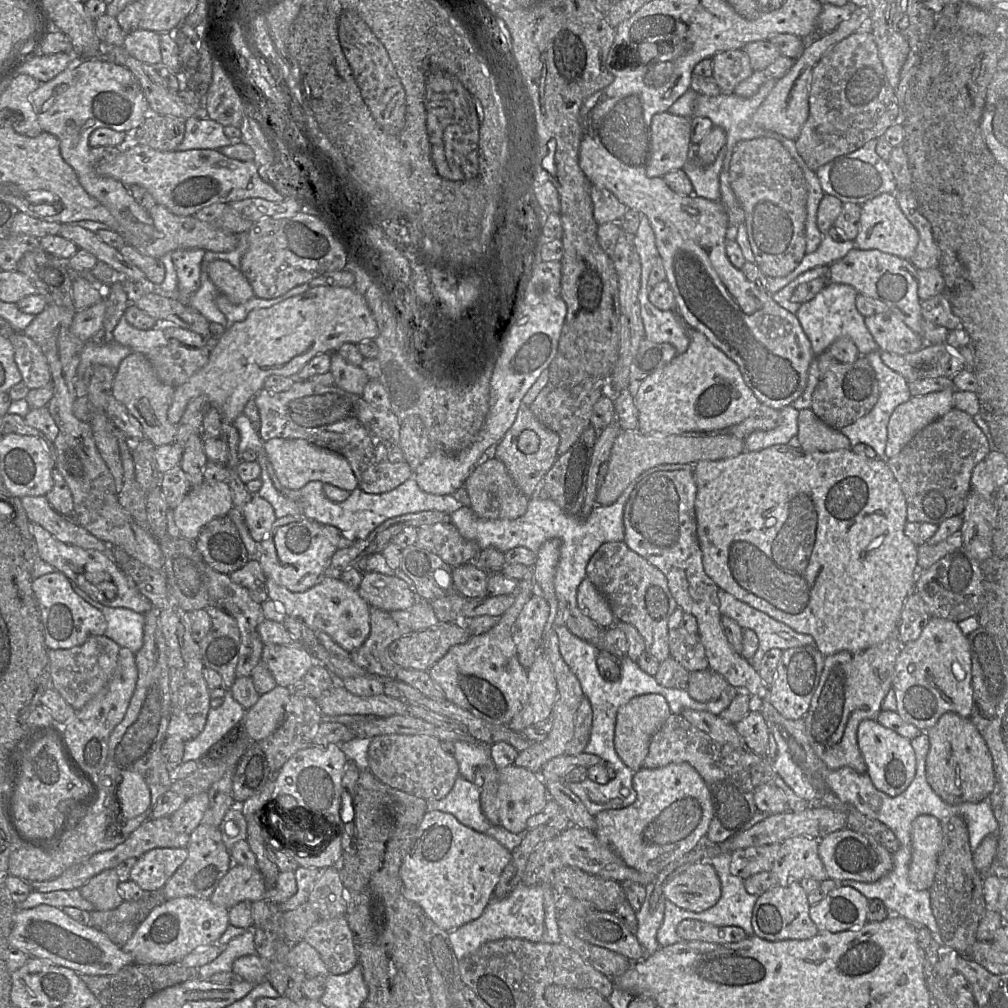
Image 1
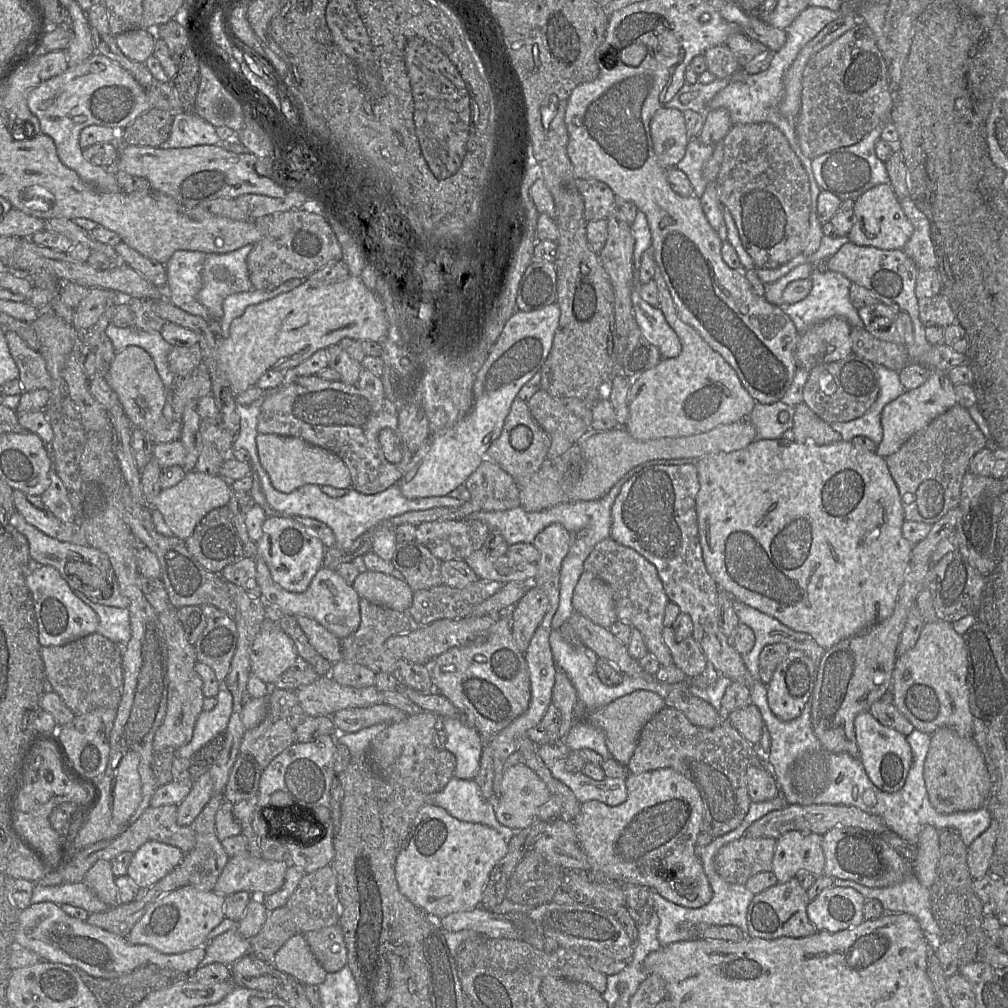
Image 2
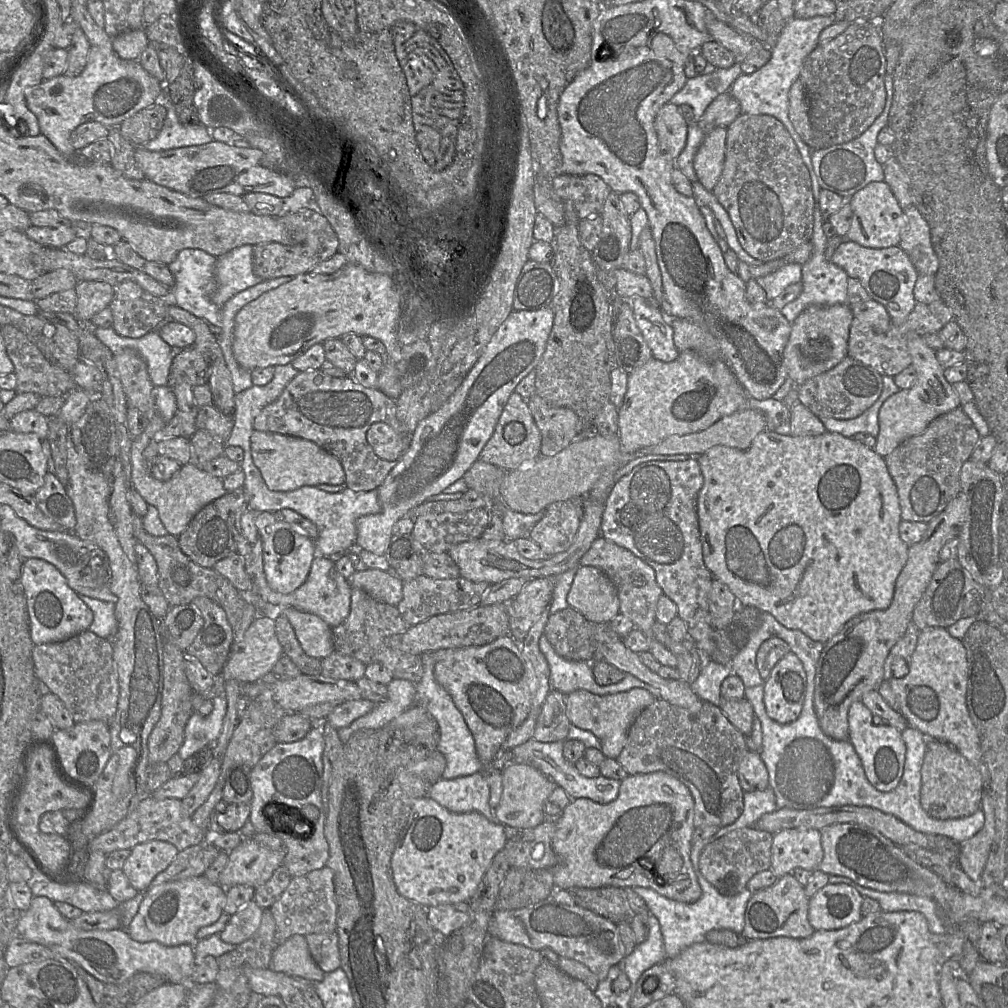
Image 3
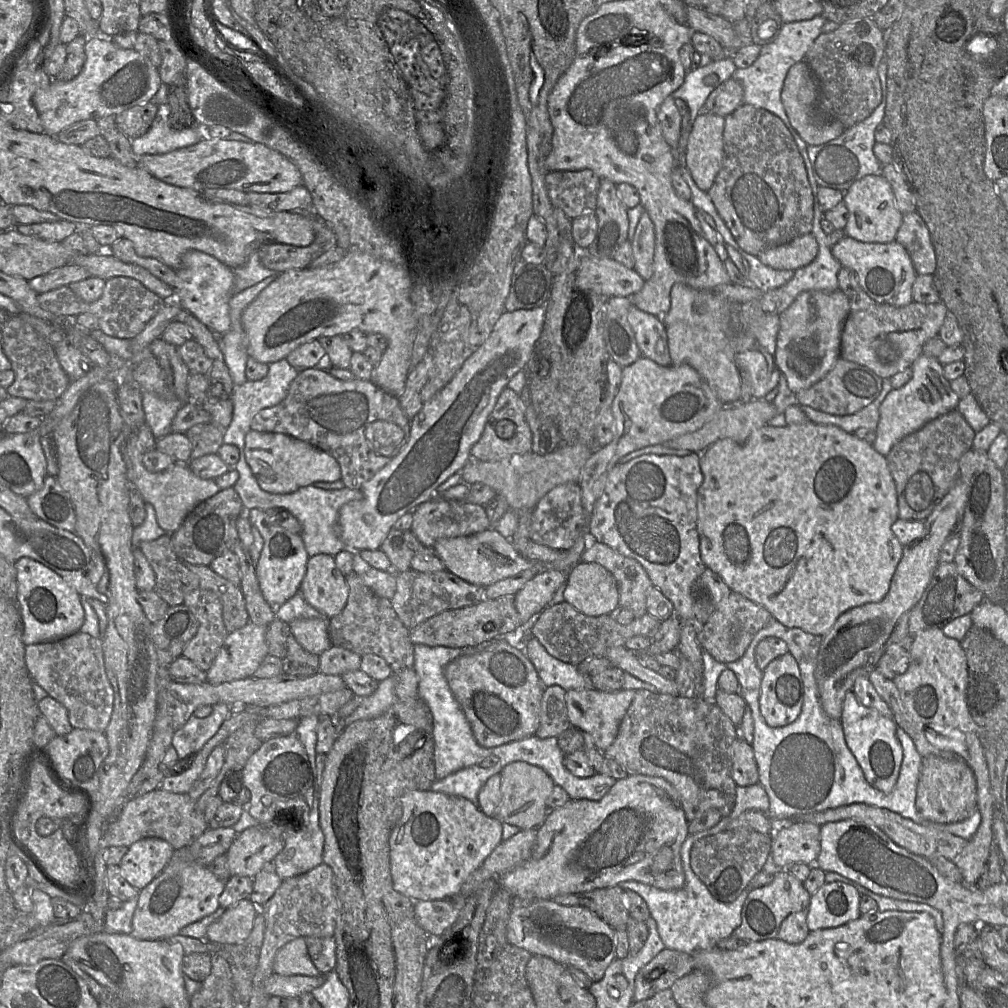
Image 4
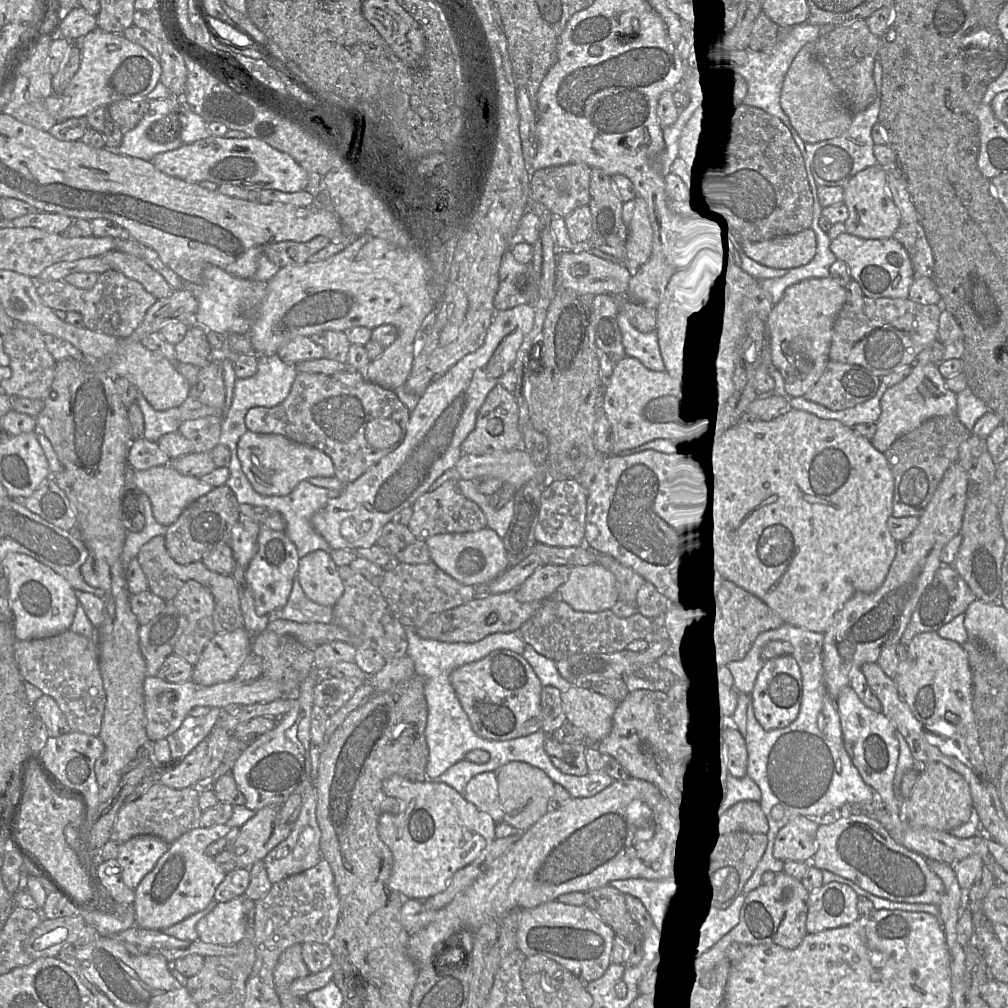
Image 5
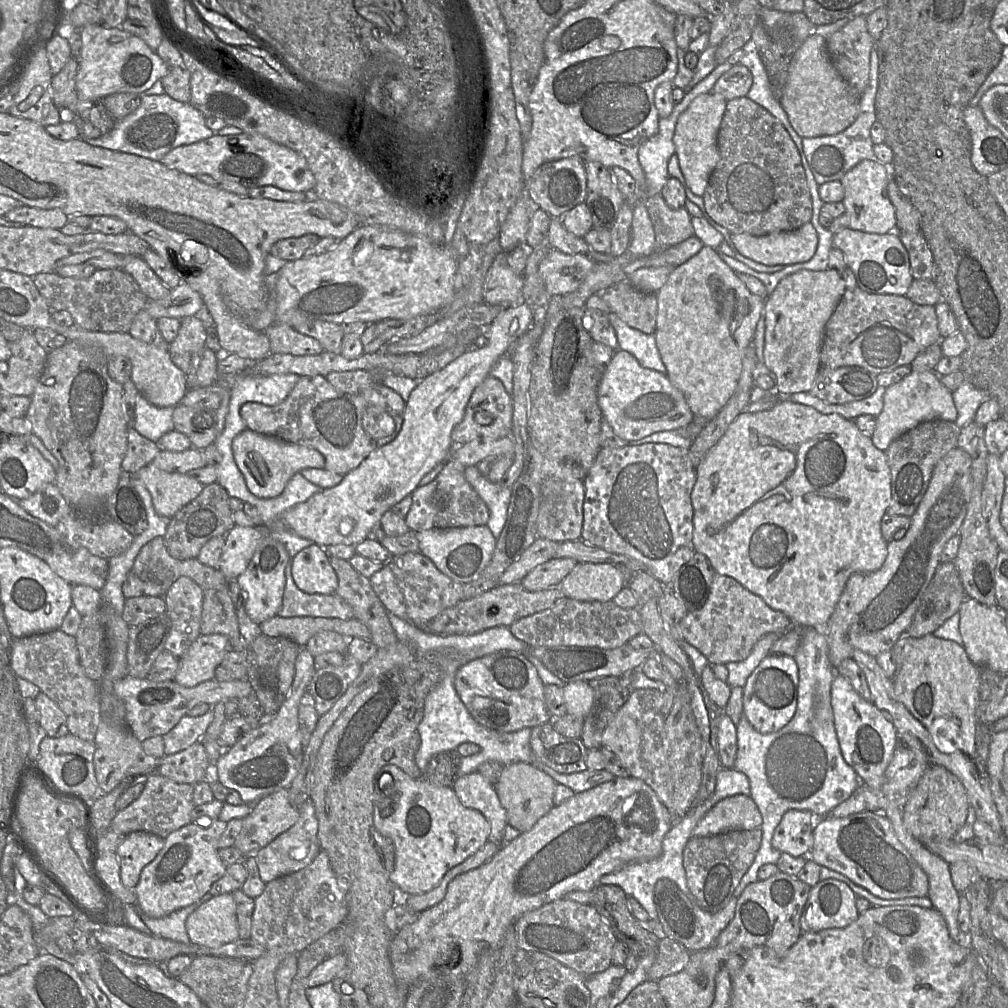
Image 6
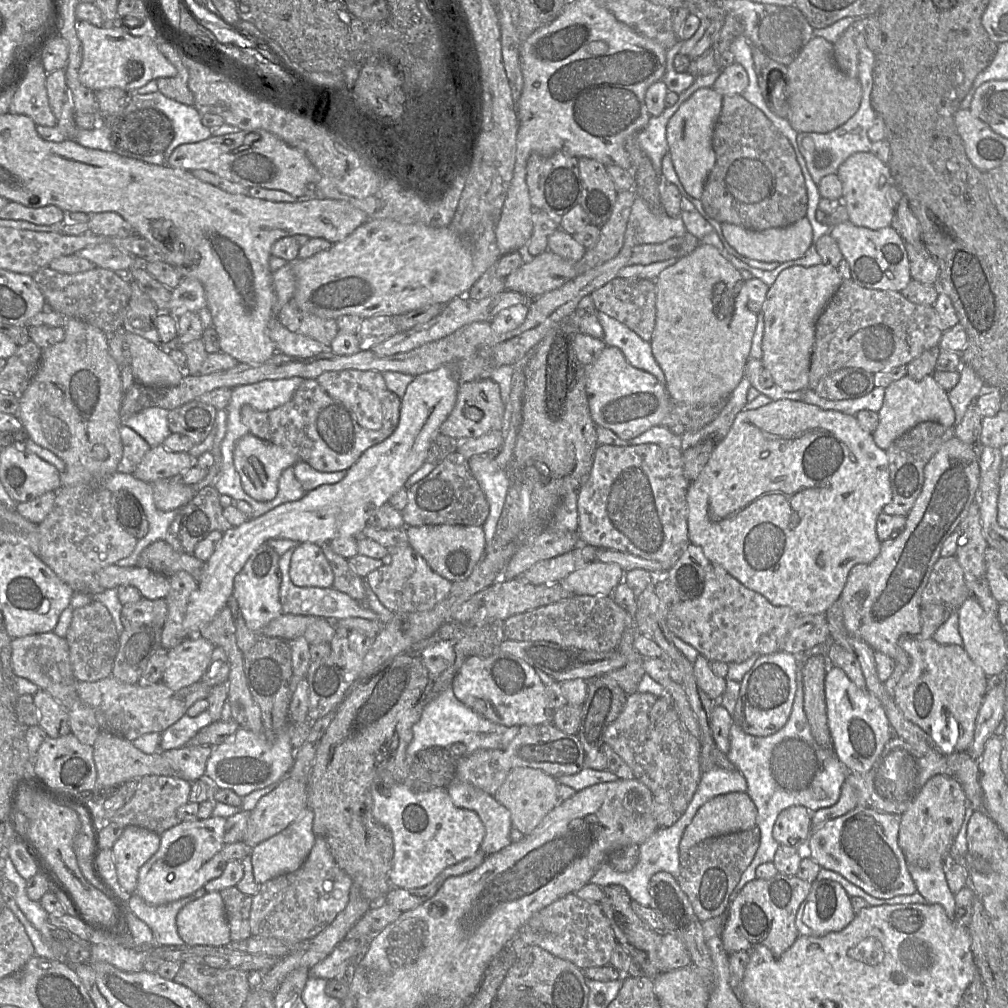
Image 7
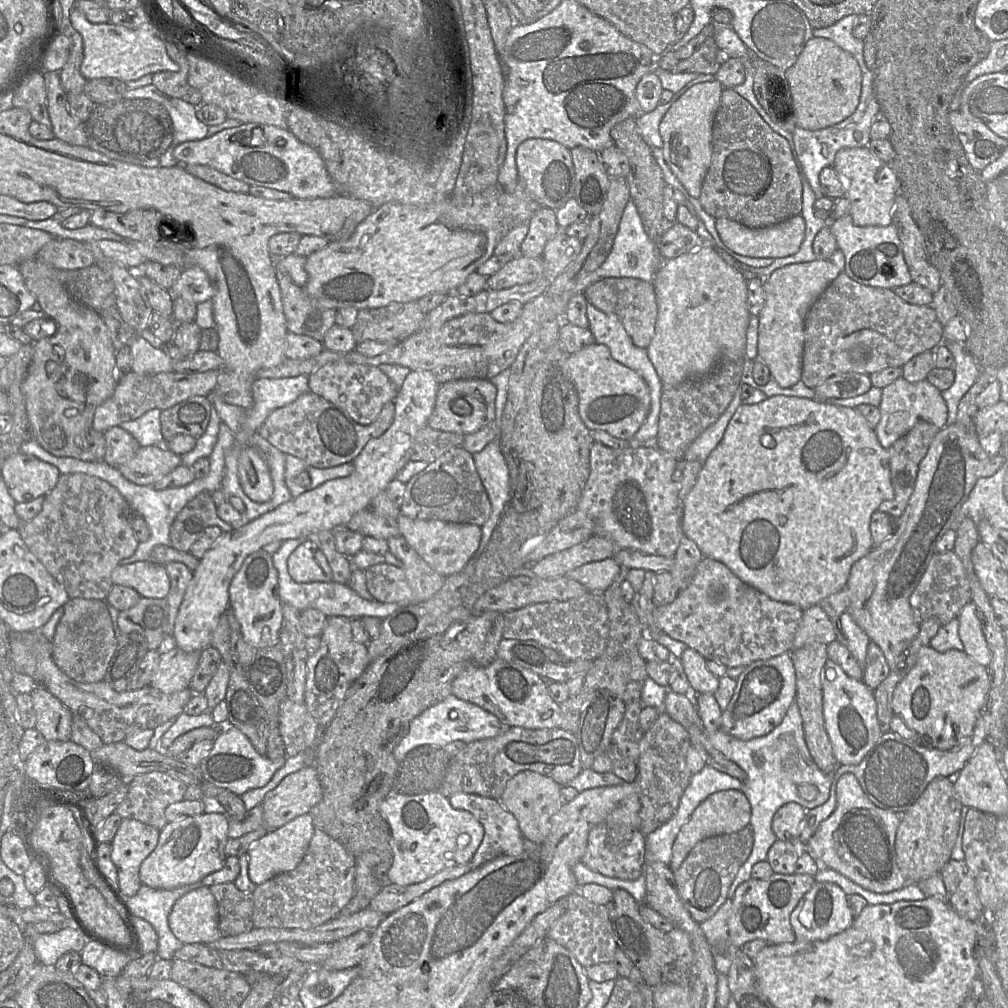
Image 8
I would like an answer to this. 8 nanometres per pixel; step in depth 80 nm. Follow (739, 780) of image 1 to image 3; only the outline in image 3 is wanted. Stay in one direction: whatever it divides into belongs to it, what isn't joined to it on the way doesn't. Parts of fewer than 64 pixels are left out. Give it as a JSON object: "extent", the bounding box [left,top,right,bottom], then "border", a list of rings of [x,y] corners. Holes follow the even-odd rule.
{"extent":[616,698,749,827],"border":[[[656,698],[655,701],[643,709],[634,722],[632,723],[631,727],[629,728],[627,740],[625,746],[619,756],[616,758],[617,762],[627,771],[629,775],[636,775],[636,774],[646,774],[646,773],[653,773],[653,772],[664,772],[669,774],[679,781],[681,781],[690,791],[693,800],[694,800],[694,826],[715,826],[715,827],[724,827],[727,825],[732,824],[735,822],[739,816],[742,814],[744,810],[744,791],[739,783],[738,778],[738,767],[741,759],[749,749],[748,747],[748,738],[744,736],[739,730],[737,730],[733,724],[728,720],[725,716],[723,711],[720,707],[709,703],[703,702],[701,710],[697,714],[692,714],[687,709],[682,707],[670,704],[669,702],[661,699]]]}

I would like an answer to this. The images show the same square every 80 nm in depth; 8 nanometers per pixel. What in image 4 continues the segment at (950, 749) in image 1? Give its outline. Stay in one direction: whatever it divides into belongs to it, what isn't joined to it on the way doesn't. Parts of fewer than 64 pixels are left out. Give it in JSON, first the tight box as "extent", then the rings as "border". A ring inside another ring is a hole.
{"extent":[916,757,977,824],"border":[[[959,757],[923,758],[916,791],[916,809],[926,820],[939,824],[961,822],[977,810],[976,779],[973,770]]]}

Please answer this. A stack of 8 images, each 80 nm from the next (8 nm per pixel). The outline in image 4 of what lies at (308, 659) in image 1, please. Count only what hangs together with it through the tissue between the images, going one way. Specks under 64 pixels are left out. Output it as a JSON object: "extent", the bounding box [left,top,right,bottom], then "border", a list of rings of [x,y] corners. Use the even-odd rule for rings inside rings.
{"extent":[206,622,269,684],"border":[[[248,622],[242,628],[229,633],[212,666],[206,671],[207,682],[222,684],[253,677],[263,659],[269,655],[265,638],[266,631],[267,627]]]}

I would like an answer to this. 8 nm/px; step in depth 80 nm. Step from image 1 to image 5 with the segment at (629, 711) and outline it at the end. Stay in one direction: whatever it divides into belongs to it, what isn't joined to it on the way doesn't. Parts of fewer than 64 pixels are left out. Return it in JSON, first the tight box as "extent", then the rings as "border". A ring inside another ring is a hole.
{"extent":[561,685,619,744],"border":[[[572,685],[561,694],[561,698],[567,721],[583,729],[590,742],[598,744],[611,732],[613,715],[619,703],[592,691],[584,685]]]}

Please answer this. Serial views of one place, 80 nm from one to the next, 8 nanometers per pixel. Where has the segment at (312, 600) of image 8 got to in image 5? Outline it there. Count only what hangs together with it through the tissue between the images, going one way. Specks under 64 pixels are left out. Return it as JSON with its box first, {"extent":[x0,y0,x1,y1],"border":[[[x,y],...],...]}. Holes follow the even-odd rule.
{"extent":[273,577,333,623],"border":[[[297,577],[287,604],[277,610],[273,617],[296,623],[332,623],[333,607],[323,606],[311,601],[304,593]]]}

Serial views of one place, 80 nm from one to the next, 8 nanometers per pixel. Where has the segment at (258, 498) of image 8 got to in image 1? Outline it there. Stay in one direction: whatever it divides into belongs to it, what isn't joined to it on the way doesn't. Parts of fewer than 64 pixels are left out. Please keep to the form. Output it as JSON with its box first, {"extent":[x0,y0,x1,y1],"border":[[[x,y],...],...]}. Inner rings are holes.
{"extent":[264,438,358,492],"border":[[[274,438],[264,442],[264,449],[279,483],[287,489],[298,490],[311,481],[331,484],[349,492],[358,488],[357,478],[348,460],[327,448],[304,439]]]}

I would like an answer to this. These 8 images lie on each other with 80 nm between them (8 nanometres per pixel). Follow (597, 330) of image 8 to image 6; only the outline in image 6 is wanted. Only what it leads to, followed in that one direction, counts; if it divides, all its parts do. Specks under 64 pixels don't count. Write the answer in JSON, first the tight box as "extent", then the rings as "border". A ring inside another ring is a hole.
{"extent":[608,312,667,374],"border":[[[610,312],[608,318],[616,332],[619,349],[632,354],[642,367],[667,374],[654,334],[645,334],[630,327],[615,313]]]}

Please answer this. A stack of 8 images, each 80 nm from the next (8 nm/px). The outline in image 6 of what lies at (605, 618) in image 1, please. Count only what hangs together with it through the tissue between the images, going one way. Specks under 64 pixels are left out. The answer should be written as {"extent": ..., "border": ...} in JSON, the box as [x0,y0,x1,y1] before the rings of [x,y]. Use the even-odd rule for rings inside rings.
{"extent":[558,563,627,602],"border":[[[578,563],[558,587],[567,598],[607,602],[627,585],[627,574],[614,564]]]}

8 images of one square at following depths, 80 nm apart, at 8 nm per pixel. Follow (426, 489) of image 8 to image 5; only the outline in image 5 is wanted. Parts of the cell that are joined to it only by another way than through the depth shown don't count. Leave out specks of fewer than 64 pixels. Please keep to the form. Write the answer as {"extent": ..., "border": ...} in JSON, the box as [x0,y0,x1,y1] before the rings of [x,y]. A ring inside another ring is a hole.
{"extent":[408,480,487,541],"border":[[[447,480],[438,488],[423,494],[412,507],[413,515],[408,527],[416,539],[422,541],[437,534],[475,532],[487,527],[483,511],[461,493],[457,480]]]}

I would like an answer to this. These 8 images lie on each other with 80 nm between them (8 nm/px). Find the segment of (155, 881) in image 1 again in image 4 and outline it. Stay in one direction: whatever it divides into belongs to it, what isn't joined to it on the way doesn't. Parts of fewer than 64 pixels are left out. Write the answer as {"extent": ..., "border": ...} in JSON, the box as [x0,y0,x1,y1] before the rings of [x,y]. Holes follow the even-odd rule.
{"extent":[119,838,174,890],"border":[[[143,838],[128,847],[119,866],[125,879],[141,890],[164,870],[174,851],[163,839]]]}

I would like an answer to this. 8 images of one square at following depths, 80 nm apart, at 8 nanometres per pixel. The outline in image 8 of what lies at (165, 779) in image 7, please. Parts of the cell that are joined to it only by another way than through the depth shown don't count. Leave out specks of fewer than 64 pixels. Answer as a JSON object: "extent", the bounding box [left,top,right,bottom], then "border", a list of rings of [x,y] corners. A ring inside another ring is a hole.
{"extent":[115,771,188,830],"border":[[[159,771],[139,774],[126,780],[128,781],[129,791],[115,813],[123,819],[135,819],[159,830],[163,829],[168,823],[165,817],[166,808],[170,804],[184,800],[184,794],[188,787],[186,783]]]}

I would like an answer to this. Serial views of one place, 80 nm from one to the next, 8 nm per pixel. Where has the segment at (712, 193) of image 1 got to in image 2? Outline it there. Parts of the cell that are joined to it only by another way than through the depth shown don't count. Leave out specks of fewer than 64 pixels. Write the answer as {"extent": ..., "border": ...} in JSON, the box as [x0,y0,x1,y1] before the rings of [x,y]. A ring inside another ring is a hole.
{"extent":[676,137,714,197],"border":[[[691,137],[687,144],[683,159],[676,168],[683,171],[694,190],[694,195],[701,197],[708,183],[703,178],[702,169],[705,162],[711,157],[714,145],[703,144],[698,137]]]}

